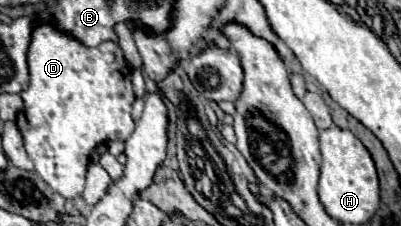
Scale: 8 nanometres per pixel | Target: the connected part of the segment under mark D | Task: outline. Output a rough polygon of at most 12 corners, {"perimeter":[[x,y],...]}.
{"perimeter":[[36,20],[18,126],[36,174],[84,190],[134,132],[130,66]]}

